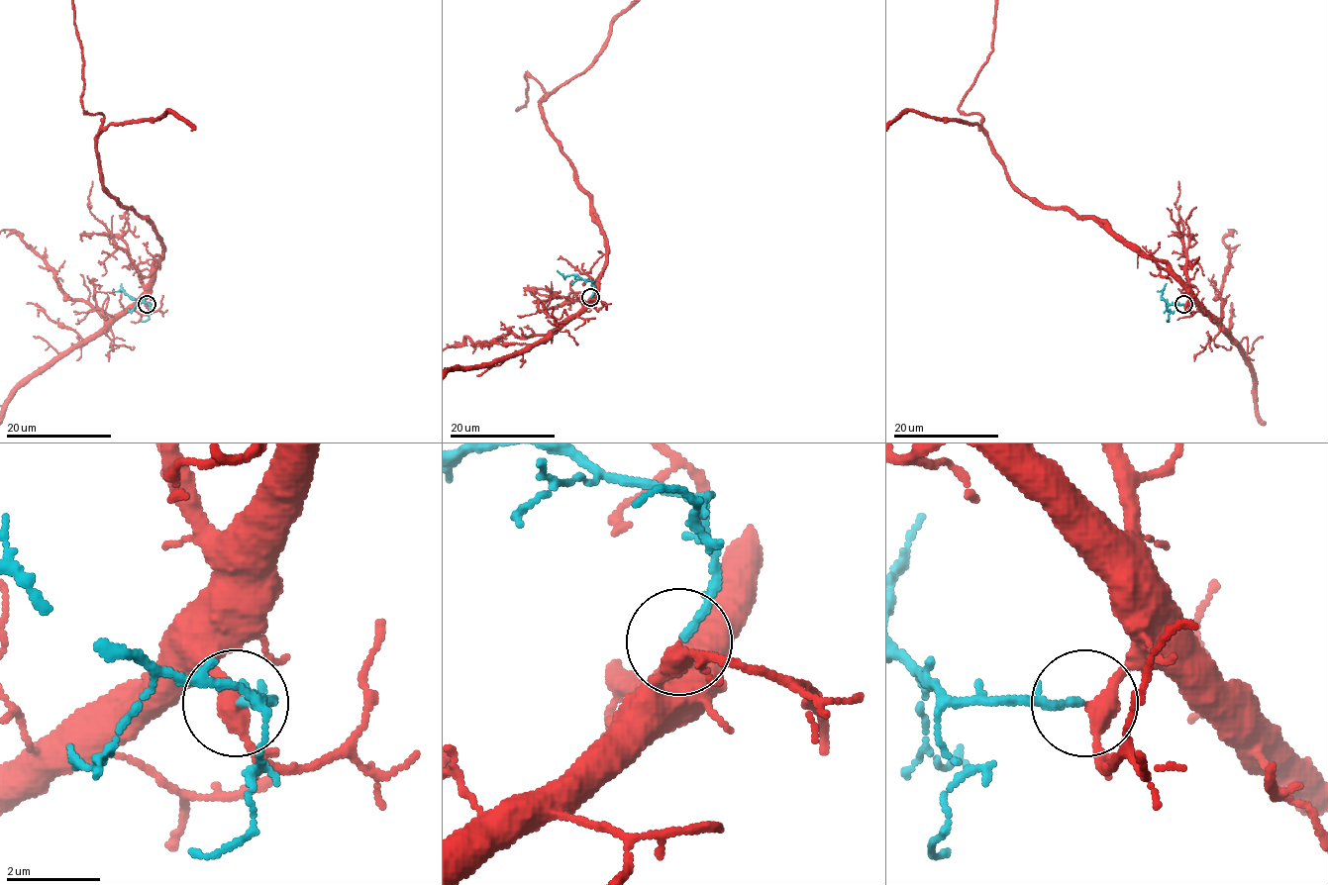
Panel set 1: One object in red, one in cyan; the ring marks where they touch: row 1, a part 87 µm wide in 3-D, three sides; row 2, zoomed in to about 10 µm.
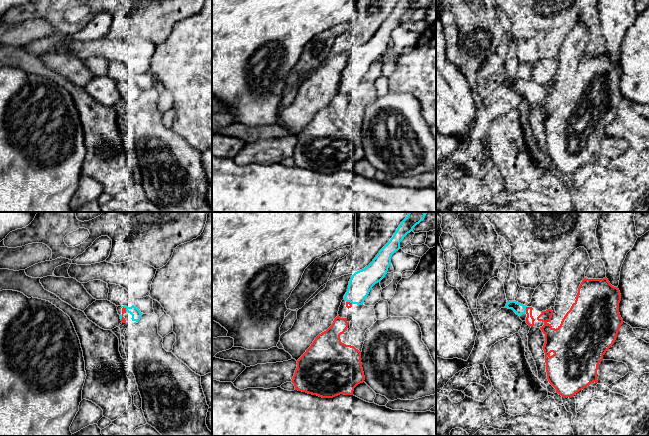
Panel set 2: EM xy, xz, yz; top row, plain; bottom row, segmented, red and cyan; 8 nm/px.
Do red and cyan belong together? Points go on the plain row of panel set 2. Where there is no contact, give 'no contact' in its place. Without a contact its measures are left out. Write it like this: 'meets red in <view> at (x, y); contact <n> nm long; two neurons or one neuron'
meets red in yz at (526, 85); contact 60 nm long; one neuron

